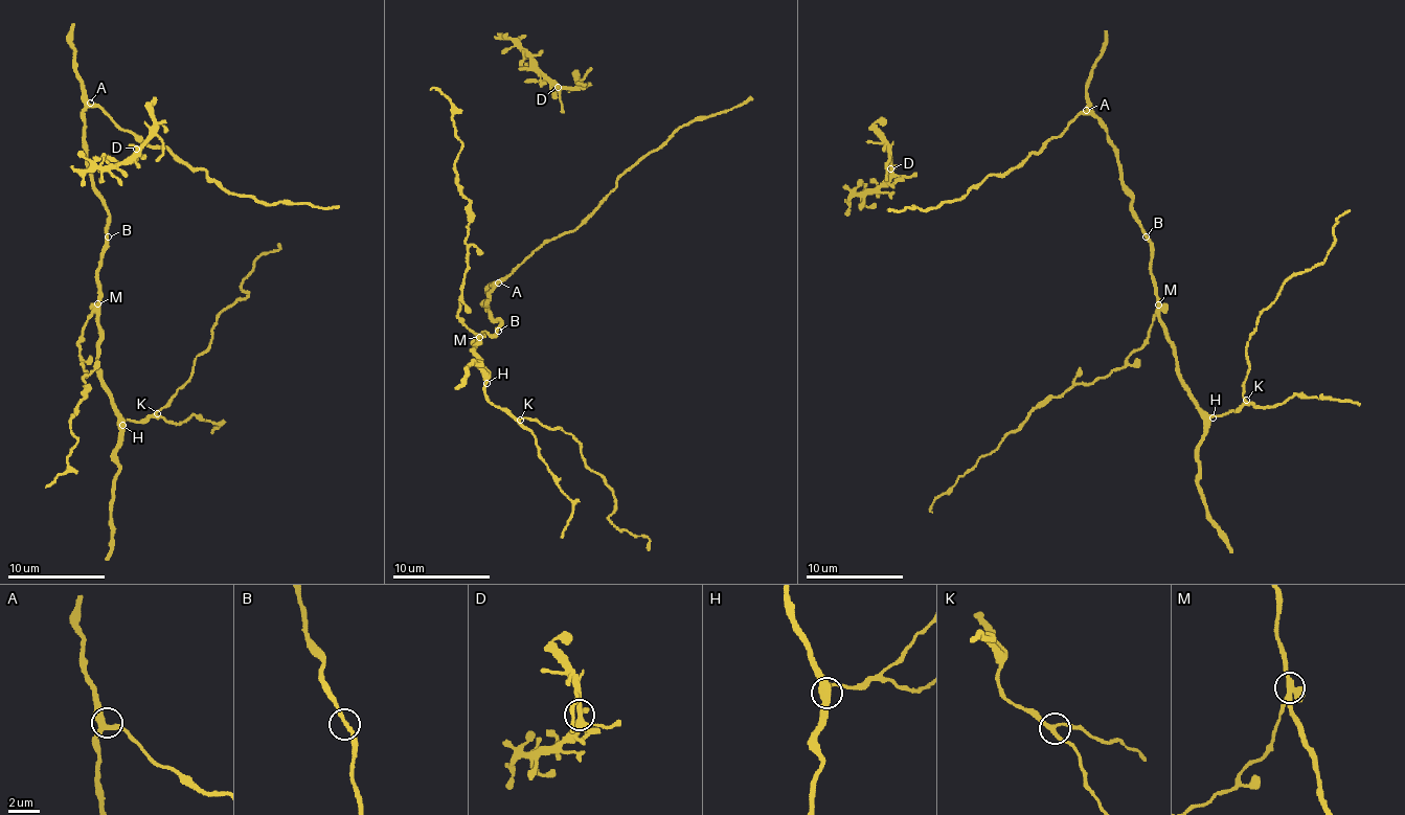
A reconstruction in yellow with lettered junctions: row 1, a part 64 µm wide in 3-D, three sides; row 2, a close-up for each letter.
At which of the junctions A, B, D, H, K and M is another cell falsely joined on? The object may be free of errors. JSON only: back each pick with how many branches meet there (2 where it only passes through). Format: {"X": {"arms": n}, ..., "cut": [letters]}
{"M": {"arms": 3}, "cut": ["M"]}

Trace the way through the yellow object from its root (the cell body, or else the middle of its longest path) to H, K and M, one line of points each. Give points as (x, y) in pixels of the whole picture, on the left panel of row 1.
H: (106, 236), (98, 269), (98, 376), (122, 425)
K: (106, 236), (98, 269), (98, 376), (120, 424), (141, 422), (157, 413)
M: (106, 236), (98, 269), (97, 303)

